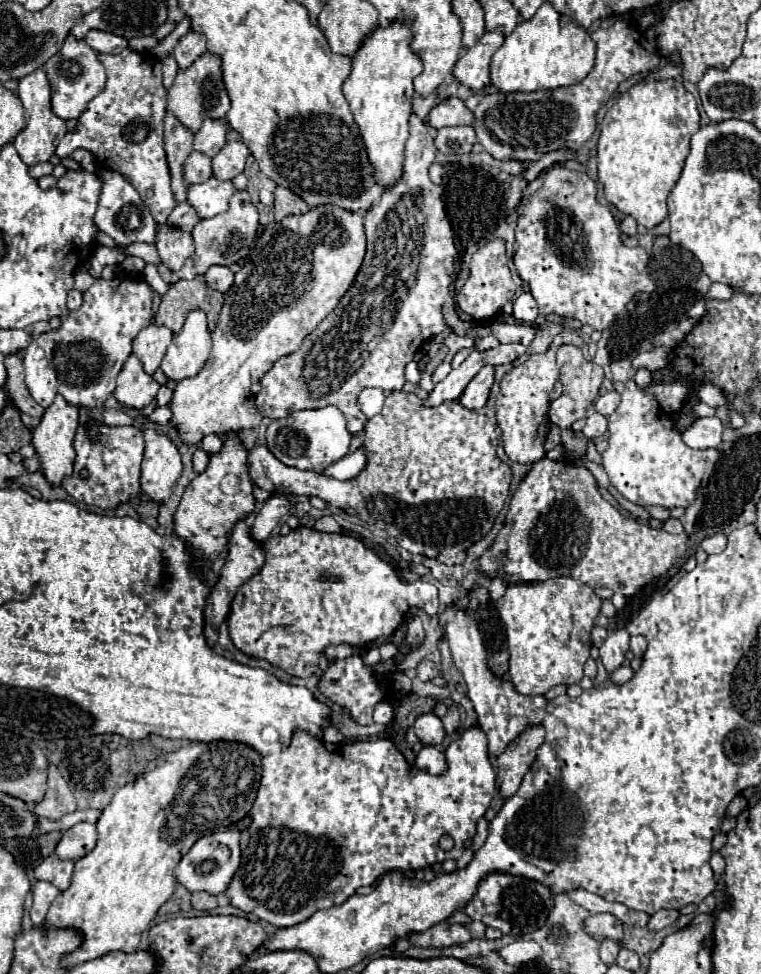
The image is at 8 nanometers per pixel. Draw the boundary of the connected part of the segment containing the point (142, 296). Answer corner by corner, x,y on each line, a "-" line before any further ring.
127,275
113,277
109,281
97,279
91,289
83,293
83,305
77,311
69,311
67,317
61,319
61,327
57,331
49,331
39,335
29,343
29,347
23,351
23,363
25,363
25,383
31,393
31,397
41,405
49,407
57,393
61,393
71,405
79,407
103,407
105,399
115,389
115,379
131,355
133,339
137,333
153,323
153,289
143,279
131,279

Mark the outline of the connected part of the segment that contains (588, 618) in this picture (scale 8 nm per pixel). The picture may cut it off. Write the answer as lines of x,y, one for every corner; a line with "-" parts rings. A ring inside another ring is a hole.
557,577
549,581
537,581
529,585
509,585
507,593
499,599
497,611
507,627
507,645
509,645
509,677
515,689
523,695
545,695
555,685
573,685
583,677
583,665
589,659
591,651
591,629
601,609
601,599
595,591
573,577

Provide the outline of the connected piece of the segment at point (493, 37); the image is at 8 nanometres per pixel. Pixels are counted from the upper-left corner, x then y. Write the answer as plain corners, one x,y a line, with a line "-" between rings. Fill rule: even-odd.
487,31
475,47
467,49
467,53
457,61
453,69
453,75
459,79
459,83
467,85
473,91
481,91
487,85
491,85
489,63
495,51
503,45
503,41
505,41
503,33

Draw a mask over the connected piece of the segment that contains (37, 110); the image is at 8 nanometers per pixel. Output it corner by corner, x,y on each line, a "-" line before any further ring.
37,69
33,71
31,75
23,77
19,81
19,91
17,91
23,107
25,107
25,121
27,121
27,127
23,131
17,133
17,137
13,139
13,145
21,157
21,161
25,165
35,165
35,163
43,163
43,161
49,161
59,145
59,141
65,137
67,133
67,127
65,127
65,121
59,119
53,109
51,109
51,87
49,87
49,81
47,81
47,73
45,69

